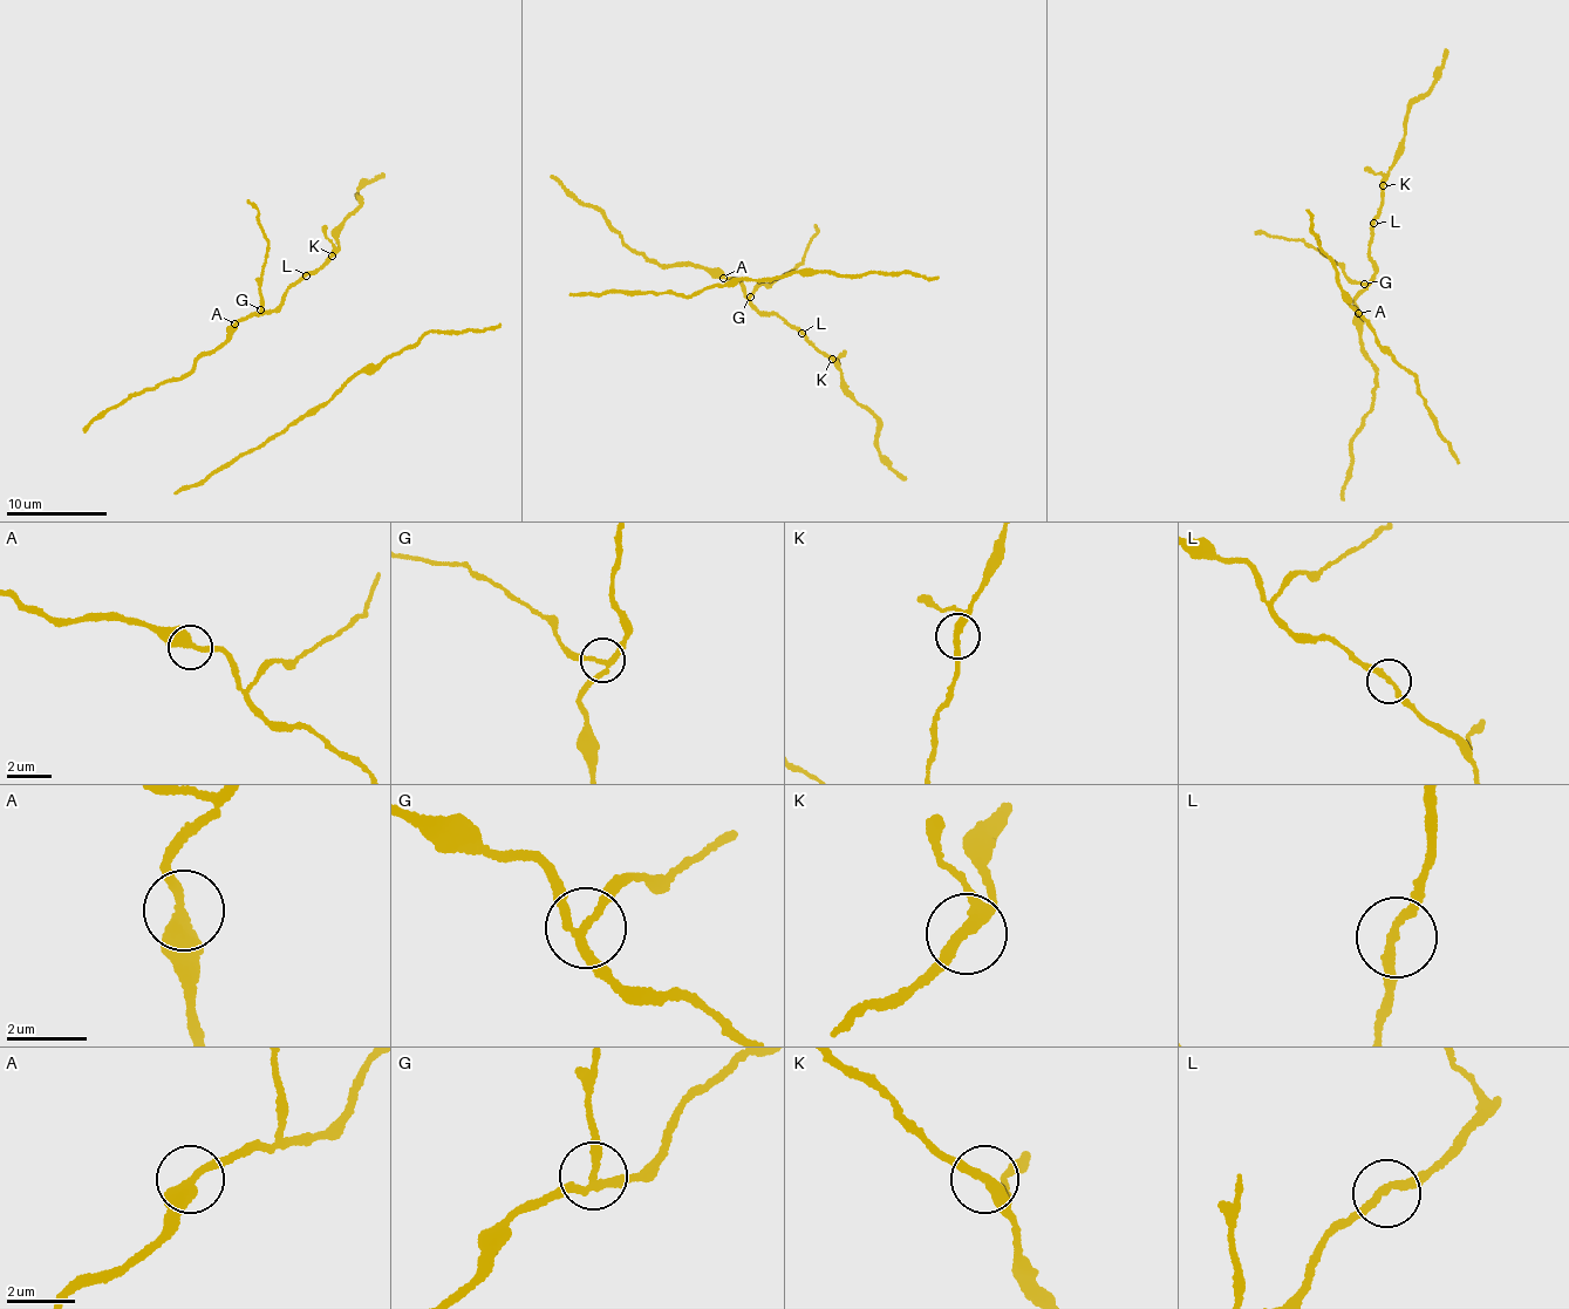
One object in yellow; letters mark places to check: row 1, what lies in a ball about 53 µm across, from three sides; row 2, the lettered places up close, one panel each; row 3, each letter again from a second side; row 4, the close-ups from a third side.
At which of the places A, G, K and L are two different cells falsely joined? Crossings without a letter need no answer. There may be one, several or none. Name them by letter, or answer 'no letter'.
G

